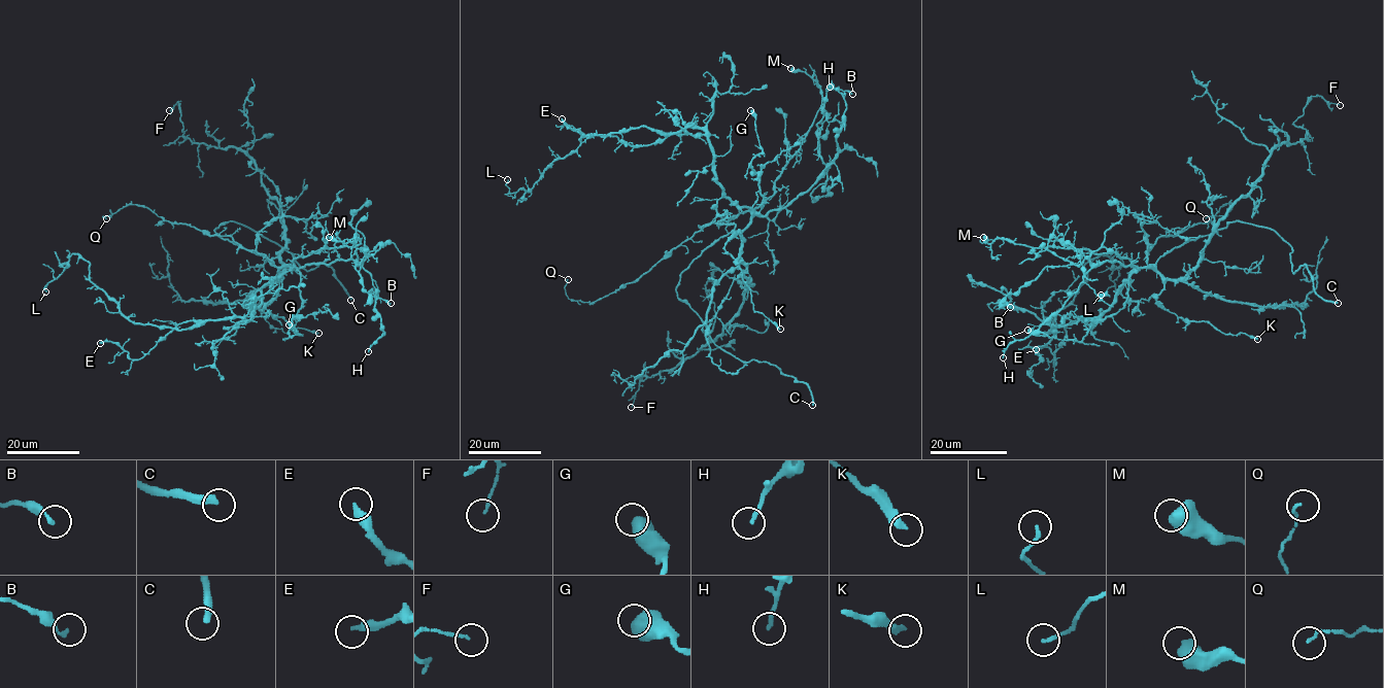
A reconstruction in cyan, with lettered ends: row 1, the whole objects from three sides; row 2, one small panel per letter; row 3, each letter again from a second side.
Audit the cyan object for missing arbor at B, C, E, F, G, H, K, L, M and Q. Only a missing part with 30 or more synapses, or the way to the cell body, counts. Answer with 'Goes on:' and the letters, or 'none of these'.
Goes on: C

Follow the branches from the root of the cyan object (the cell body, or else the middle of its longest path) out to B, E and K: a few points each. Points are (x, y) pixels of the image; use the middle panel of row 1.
B: (736, 205), (766, 215), (805, 194), (826, 168), (817, 147), (826, 92), (852, 94)
E: (736, 205), (715, 179), (709, 138), (700, 128), (633, 146), (614, 136), (584, 136), (562, 118)
K: (736, 205), (752, 211), (751, 222), (744, 239), (735, 234), (724, 251), (739, 264), (753, 309), (780, 329)

